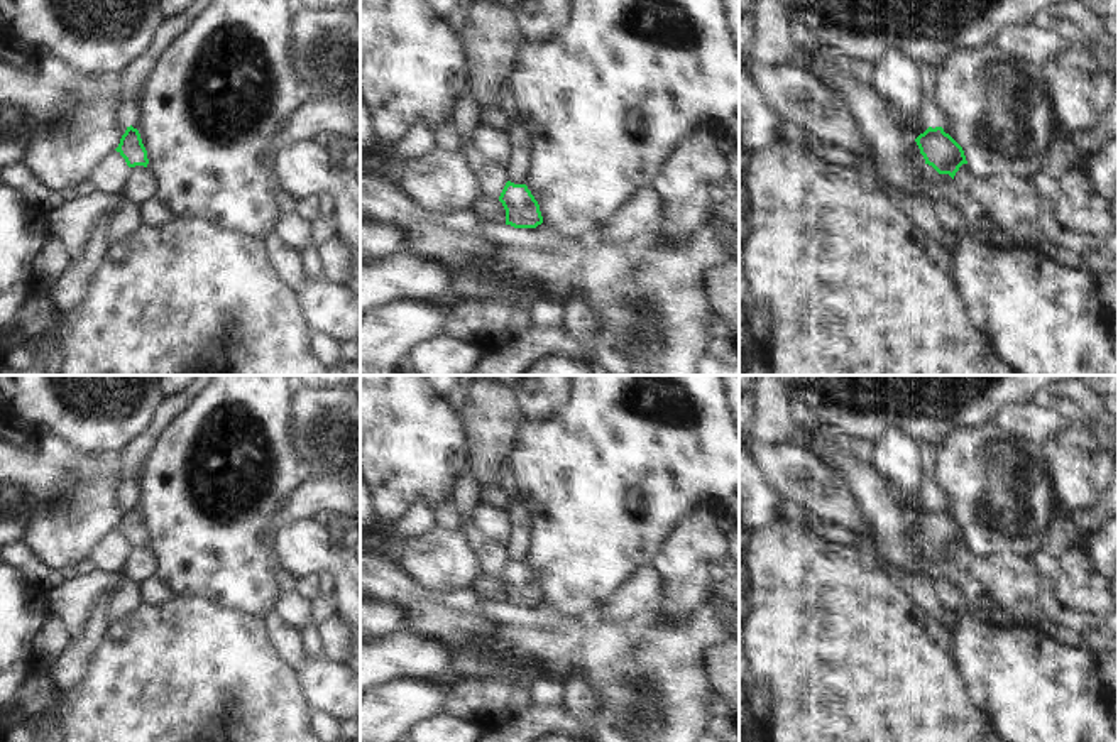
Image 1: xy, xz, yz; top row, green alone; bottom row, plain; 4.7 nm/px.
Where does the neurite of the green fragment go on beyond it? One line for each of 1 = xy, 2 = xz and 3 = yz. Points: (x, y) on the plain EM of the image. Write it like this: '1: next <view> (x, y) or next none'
1: next none
2: next none
3: next none

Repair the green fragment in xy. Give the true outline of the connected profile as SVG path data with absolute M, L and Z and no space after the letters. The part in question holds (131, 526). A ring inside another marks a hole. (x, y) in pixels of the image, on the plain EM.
M132 504L127 505L115 529L125 537L129 546L135 546L135 544L147 546L149 543L147 529L142 522L140 512Z

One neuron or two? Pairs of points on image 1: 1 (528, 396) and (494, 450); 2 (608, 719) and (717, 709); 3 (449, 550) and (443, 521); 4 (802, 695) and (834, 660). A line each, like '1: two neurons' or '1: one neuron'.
1: two neurons
2: two neurons
3: two neurons
4: one neuron

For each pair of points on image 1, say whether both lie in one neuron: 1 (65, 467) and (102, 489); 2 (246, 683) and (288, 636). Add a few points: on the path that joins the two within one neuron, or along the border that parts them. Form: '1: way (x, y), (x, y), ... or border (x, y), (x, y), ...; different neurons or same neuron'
1: border (95, 458), (87, 472), (48, 482), (41, 494); different neurons
2: border (259, 617), (268, 646), (291, 673), (296, 685); different neurons

